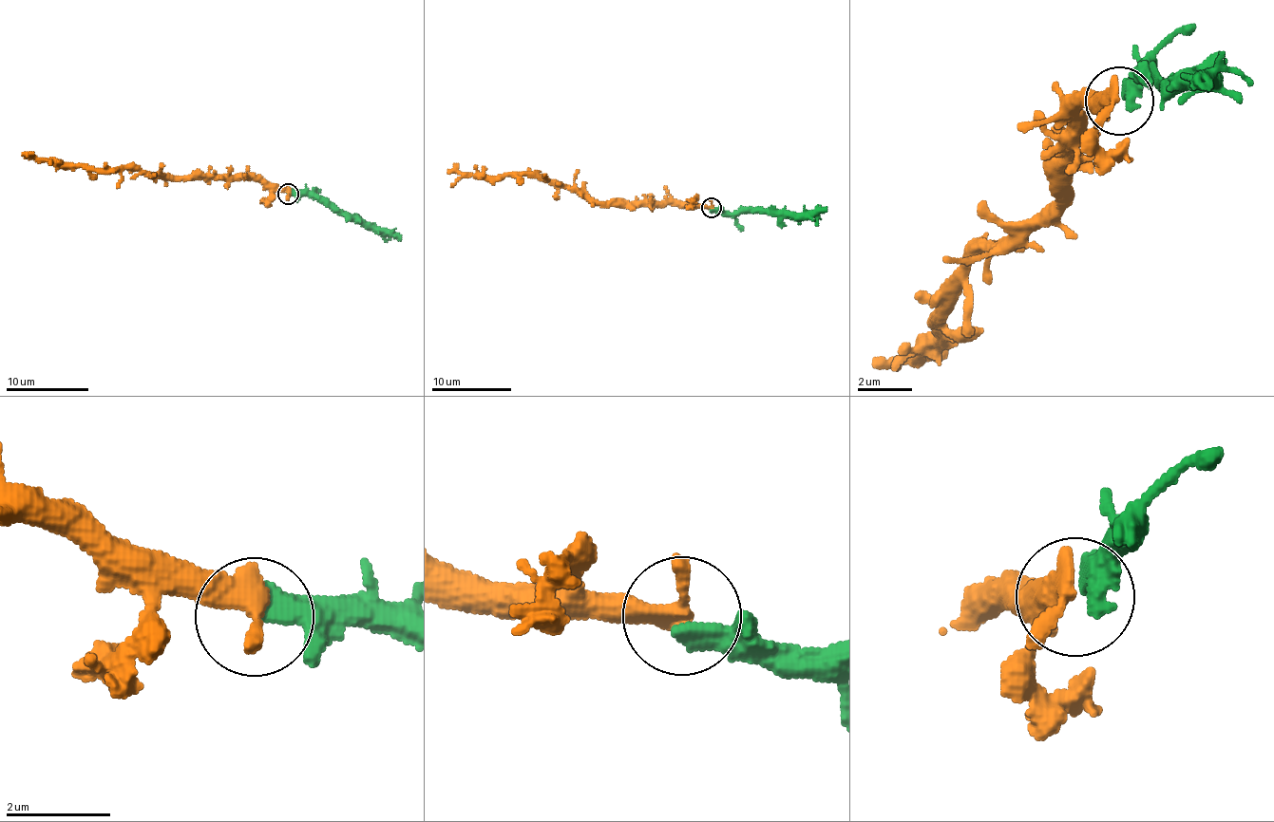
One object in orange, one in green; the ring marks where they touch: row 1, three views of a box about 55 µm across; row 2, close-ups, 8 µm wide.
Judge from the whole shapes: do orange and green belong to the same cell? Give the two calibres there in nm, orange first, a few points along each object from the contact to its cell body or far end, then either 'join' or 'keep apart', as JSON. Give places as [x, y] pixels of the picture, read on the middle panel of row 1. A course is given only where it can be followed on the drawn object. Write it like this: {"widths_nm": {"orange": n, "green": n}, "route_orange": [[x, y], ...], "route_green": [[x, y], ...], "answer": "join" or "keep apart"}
{"widths_nm": {"orange": 360, "green": 440}, "route_orange": [[711, 208], [682, 202], [588, 202], [553, 181], [536, 176], [476, 176], [447, 169]], "route_green": [[711, 208], [747, 213], [811, 214], [827, 207]], "answer": "join"}

